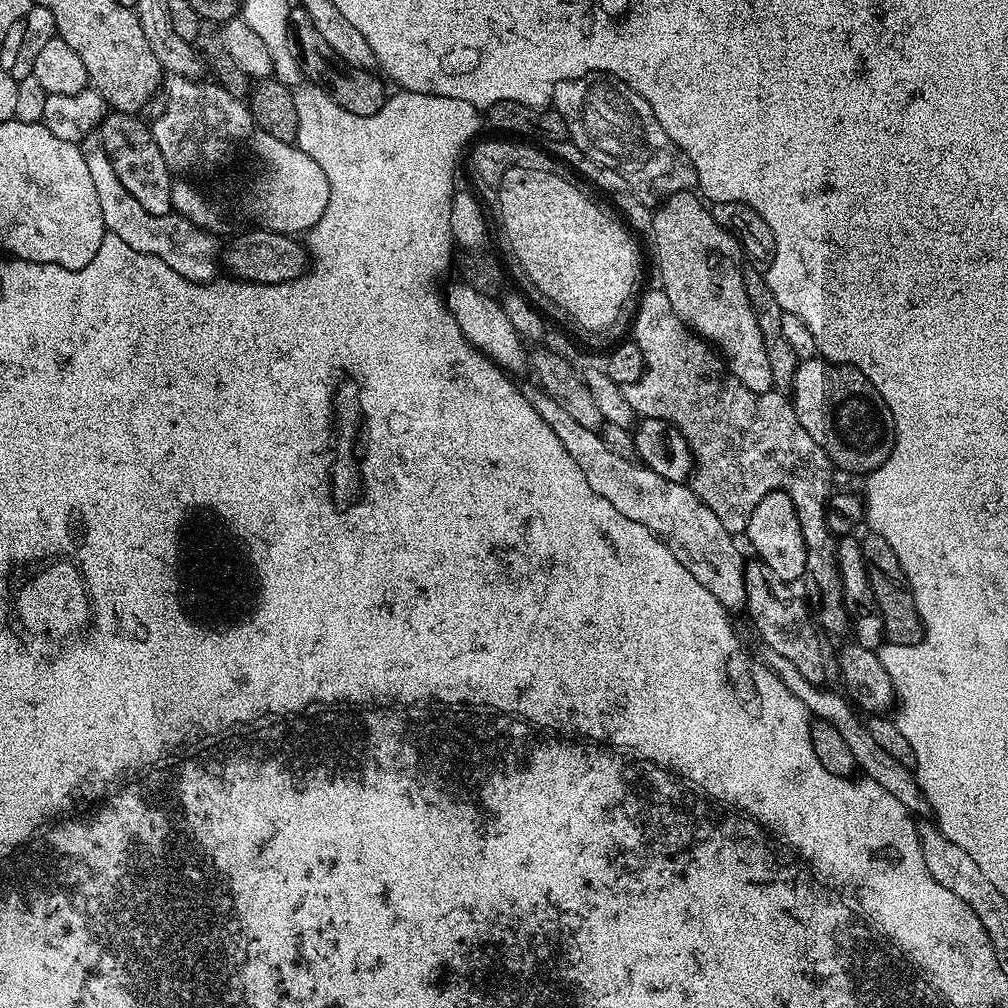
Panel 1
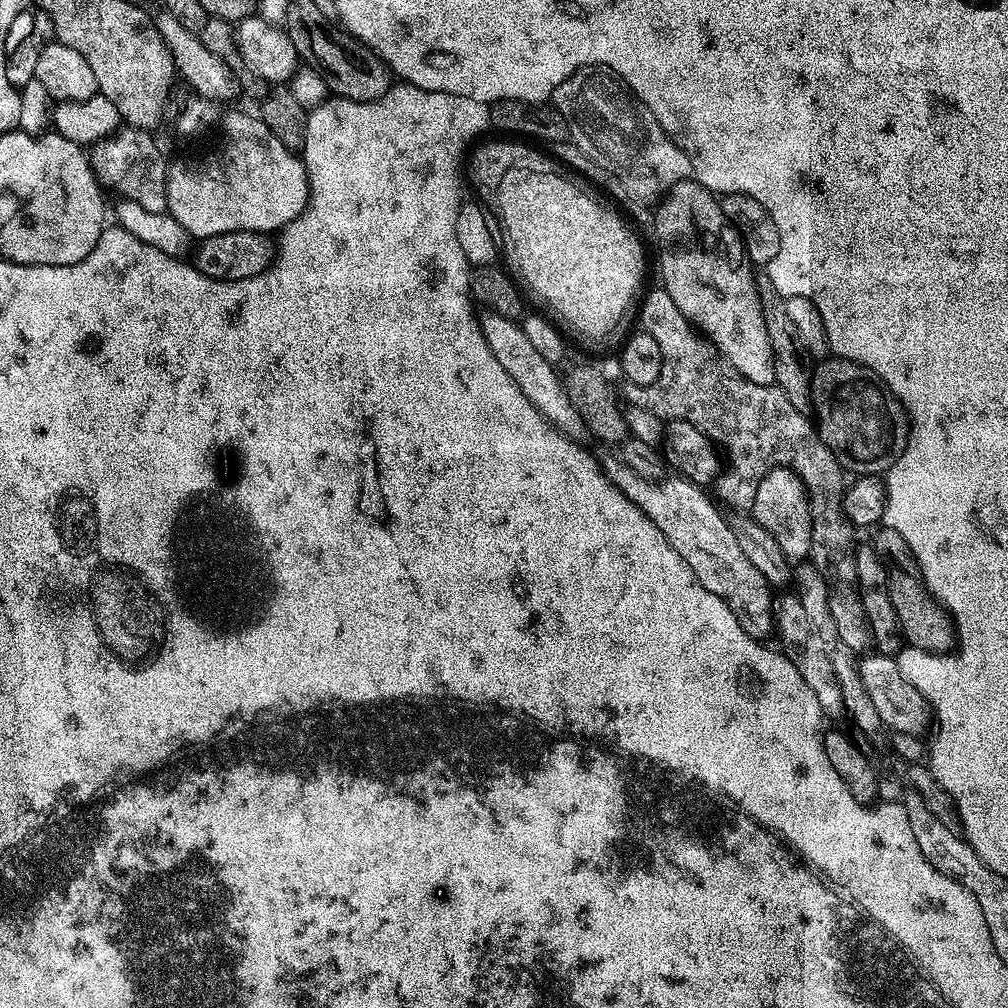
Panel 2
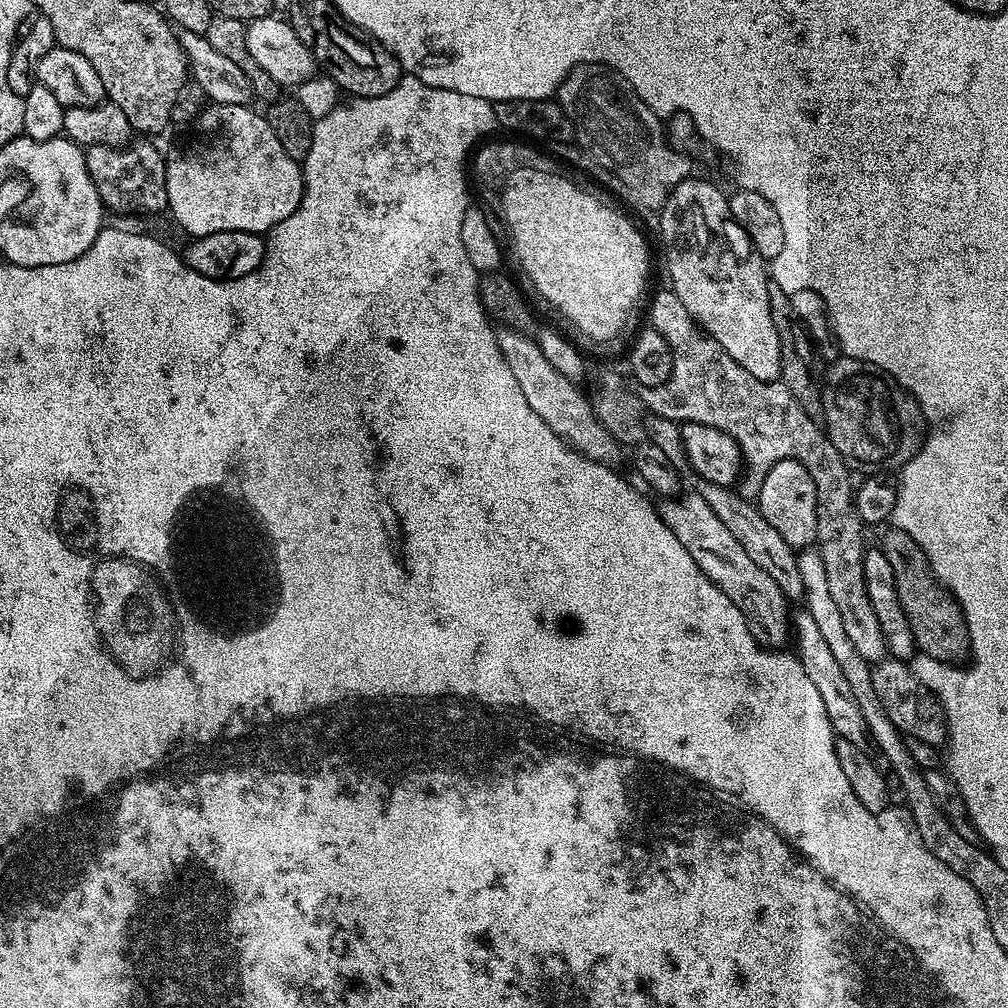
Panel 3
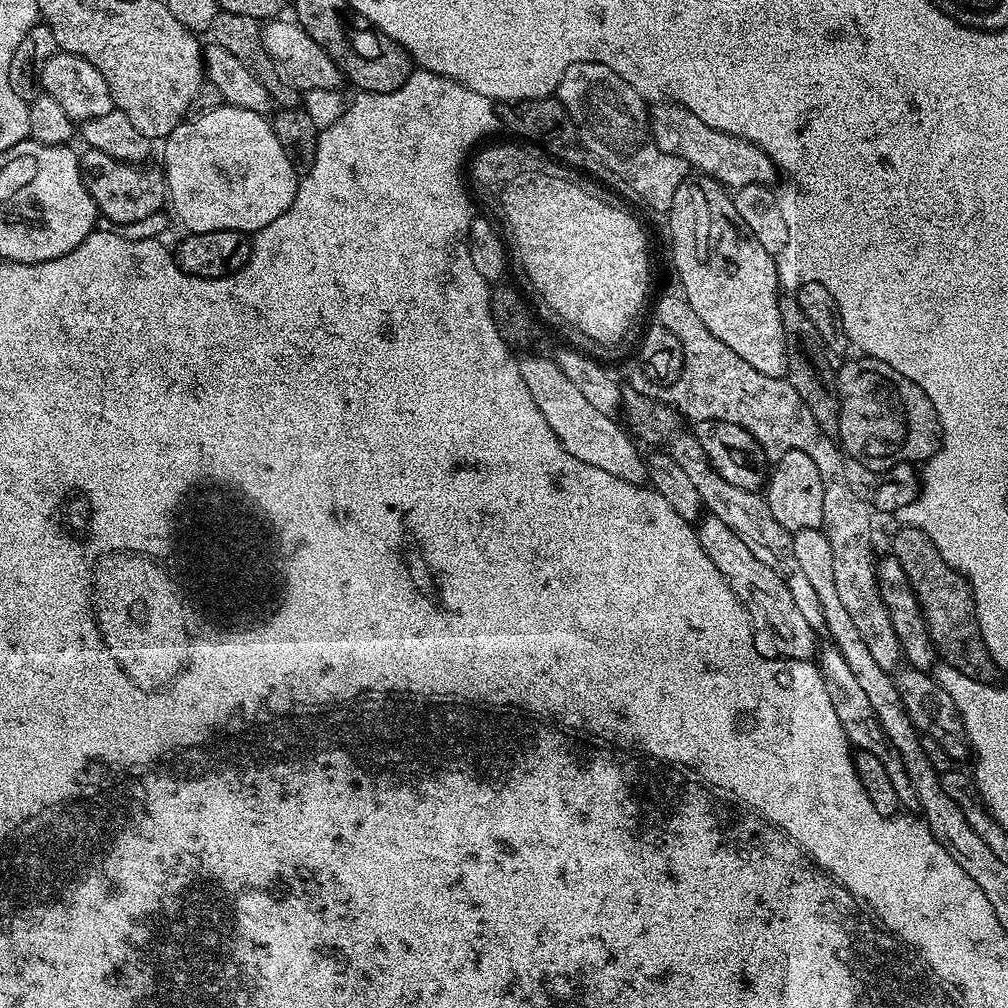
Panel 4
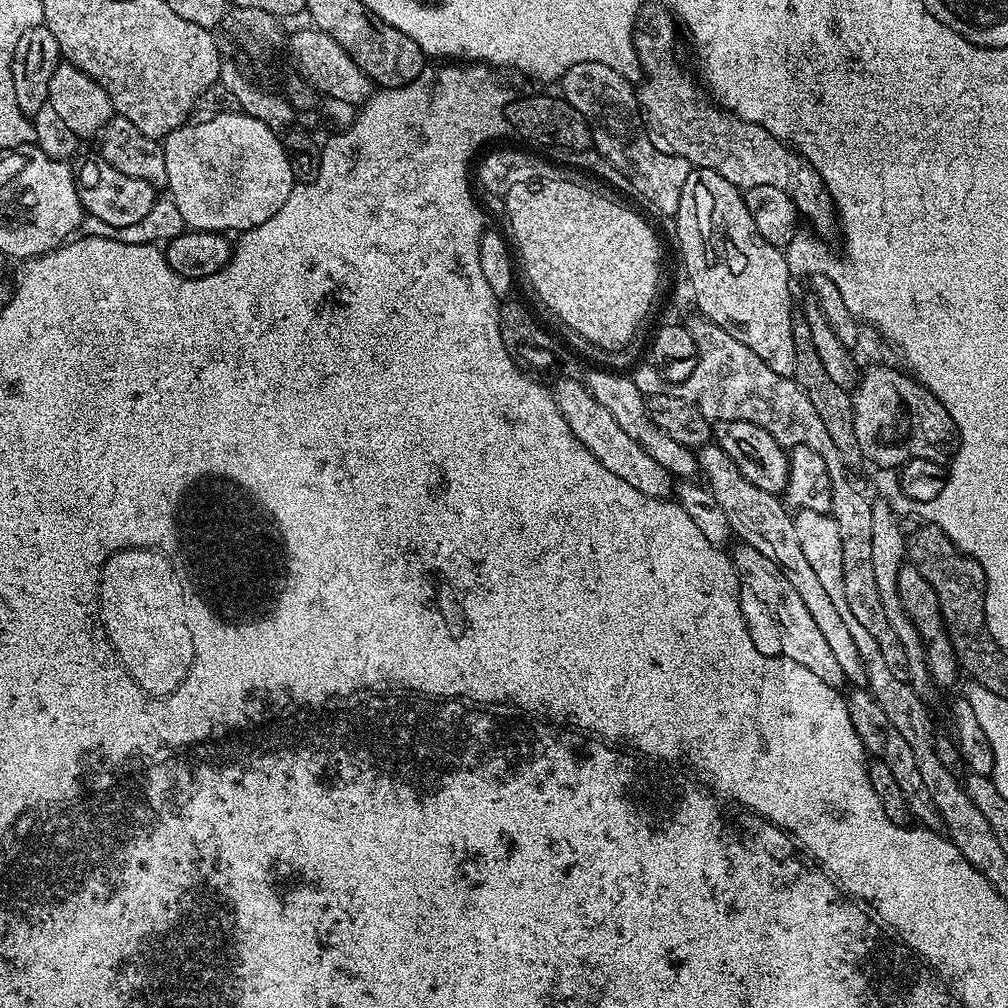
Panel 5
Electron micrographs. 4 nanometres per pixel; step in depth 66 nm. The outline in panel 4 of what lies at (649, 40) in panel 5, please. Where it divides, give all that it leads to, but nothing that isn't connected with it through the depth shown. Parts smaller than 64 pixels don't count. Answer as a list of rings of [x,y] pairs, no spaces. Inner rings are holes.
[[[679,106],[667,108],[670,109],[658,111],[655,109],[650,120],[652,139],[666,154],[682,158],[689,167],[699,168],[696,169],[699,173],[717,180],[730,190],[752,184],[766,186],[778,176],[778,169],[772,159],[756,144],[726,135]]]

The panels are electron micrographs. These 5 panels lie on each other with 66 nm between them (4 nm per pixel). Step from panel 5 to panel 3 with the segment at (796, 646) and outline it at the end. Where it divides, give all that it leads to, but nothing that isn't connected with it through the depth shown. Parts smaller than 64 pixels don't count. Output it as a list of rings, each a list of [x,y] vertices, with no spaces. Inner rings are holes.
[[[688,492],[684,496],[680,494],[661,501],[658,511],[661,523],[667,525],[694,558],[695,564],[727,595],[729,603],[735,605],[754,640],[769,650],[783,649],[787,640],[788,643],[790,640],[790,608],[787,608],[787,598],[770,574],[750,559],[742,544],[706,504],[706,500],[698,493]]]

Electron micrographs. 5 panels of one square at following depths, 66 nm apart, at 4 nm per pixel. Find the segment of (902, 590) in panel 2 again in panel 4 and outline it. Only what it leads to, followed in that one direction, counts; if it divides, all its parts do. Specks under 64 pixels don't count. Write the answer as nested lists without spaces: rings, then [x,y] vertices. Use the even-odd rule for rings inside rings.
[[[900,526],[892,536],[890,555],[902,566],[908,584],[916,592],[937,657],[953,672],[983,681],[984,671],[990,668],[990,657],[980,637],[980,627],[976,625],[976,607],[968,581],[940,557],[934,542],[917,528]]]

